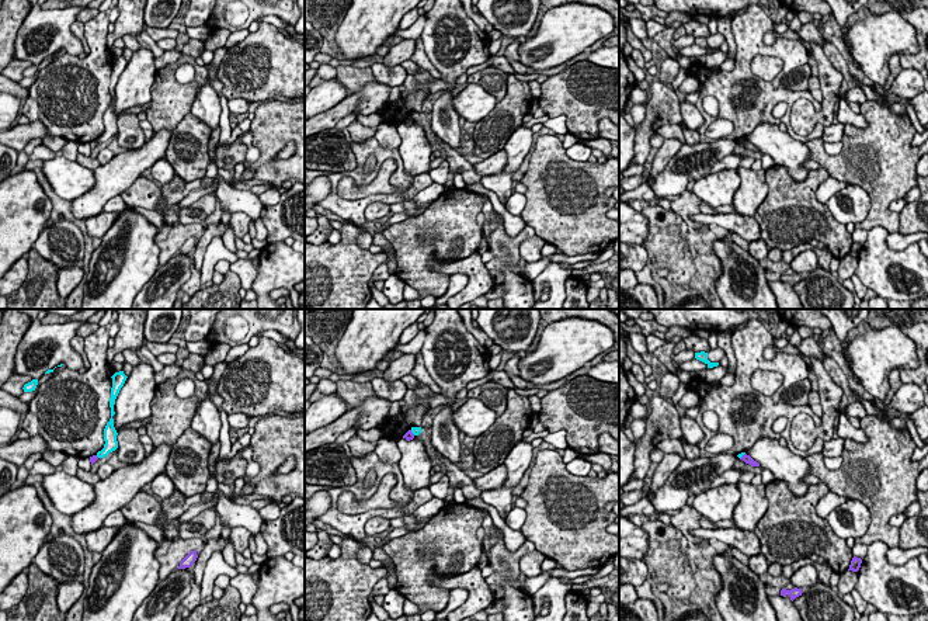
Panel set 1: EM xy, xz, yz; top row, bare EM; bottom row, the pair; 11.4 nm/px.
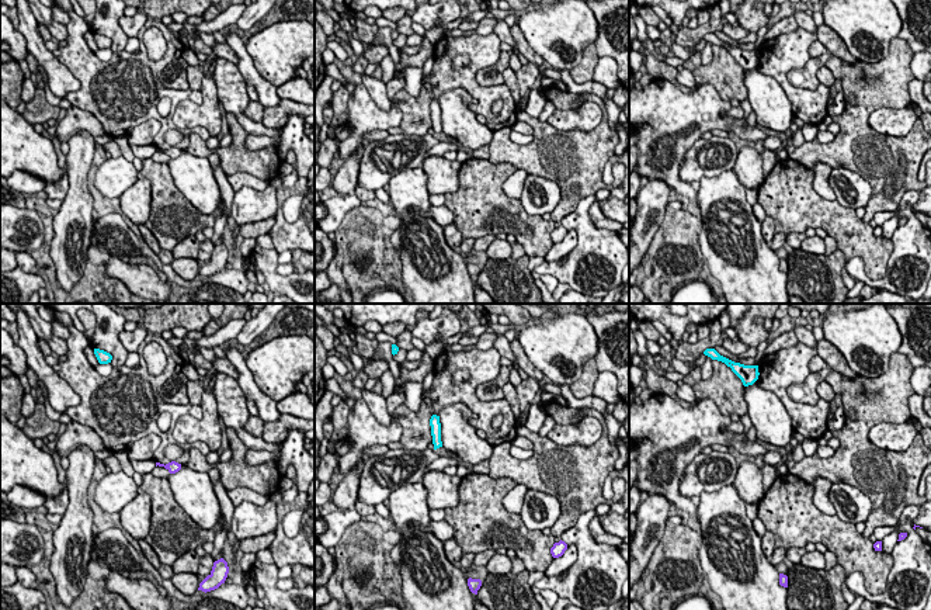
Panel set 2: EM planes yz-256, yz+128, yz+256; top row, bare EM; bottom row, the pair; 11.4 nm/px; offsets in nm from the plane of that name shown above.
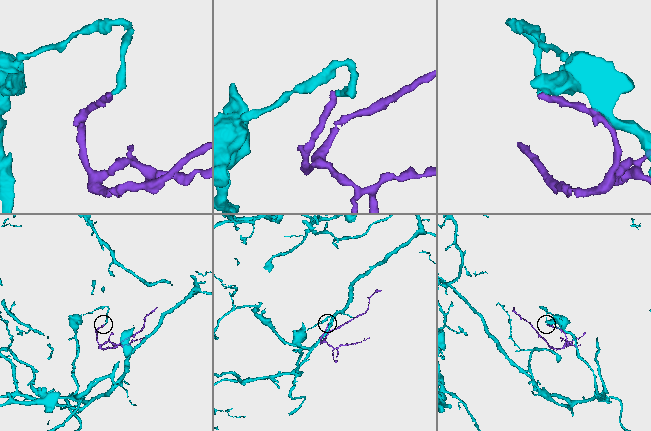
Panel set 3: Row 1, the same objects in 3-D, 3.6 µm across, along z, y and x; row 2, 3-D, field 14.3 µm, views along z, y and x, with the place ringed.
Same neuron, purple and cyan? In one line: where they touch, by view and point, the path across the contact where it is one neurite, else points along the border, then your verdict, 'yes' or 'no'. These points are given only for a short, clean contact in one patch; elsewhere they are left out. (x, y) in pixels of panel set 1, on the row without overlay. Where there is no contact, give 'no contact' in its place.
xz (412, 118) | along xz (410, 115), (414, 120) | no

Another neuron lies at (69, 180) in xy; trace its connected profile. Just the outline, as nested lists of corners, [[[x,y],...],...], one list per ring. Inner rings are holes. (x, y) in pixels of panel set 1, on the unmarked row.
[[[63,156],[45,160],[41,169],[52,190],[70,202],[90,191],[95,184],[94,170]]]

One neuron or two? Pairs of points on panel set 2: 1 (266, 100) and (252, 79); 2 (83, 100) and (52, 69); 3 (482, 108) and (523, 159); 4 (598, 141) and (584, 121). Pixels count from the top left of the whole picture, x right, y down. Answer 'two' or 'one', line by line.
1: one
2: two
3: two
4: two

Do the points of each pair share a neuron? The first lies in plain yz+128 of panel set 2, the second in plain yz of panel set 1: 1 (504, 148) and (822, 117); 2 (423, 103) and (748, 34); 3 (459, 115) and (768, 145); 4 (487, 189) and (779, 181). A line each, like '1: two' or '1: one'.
1: two
2: one
3: one
4: one

